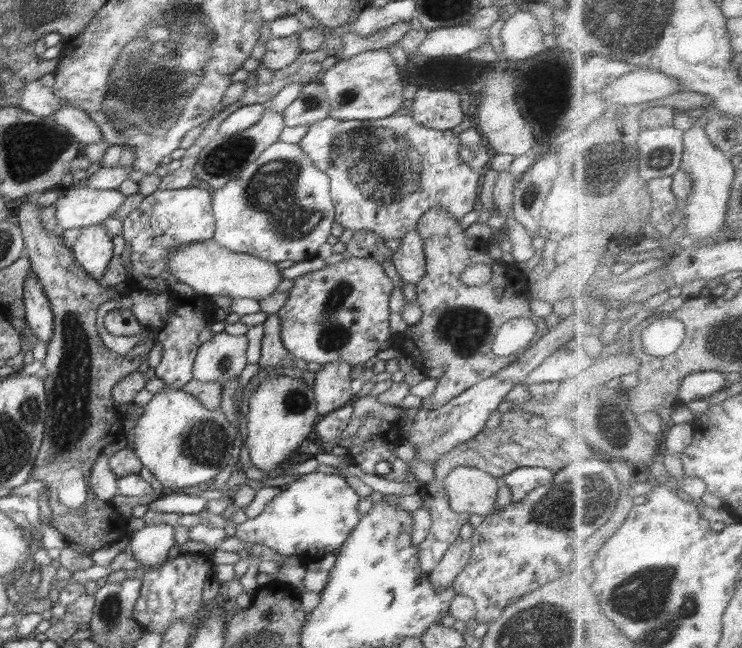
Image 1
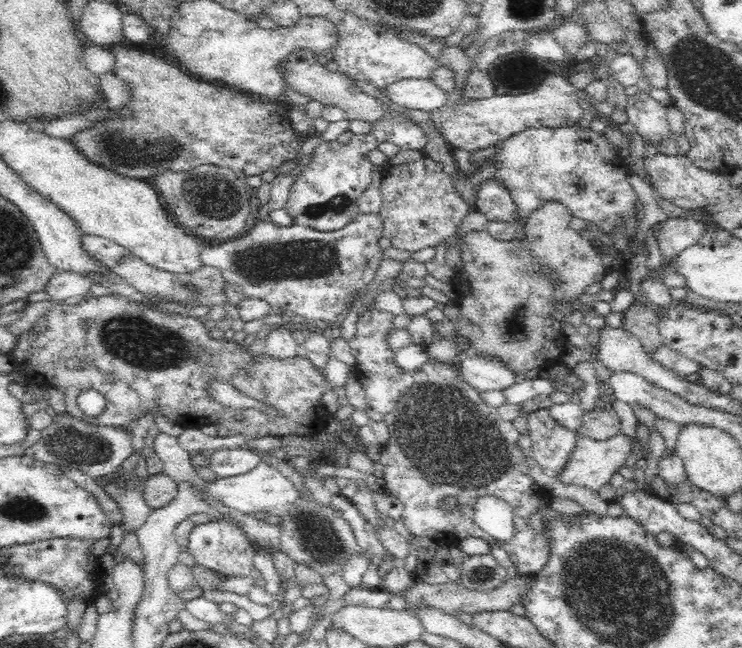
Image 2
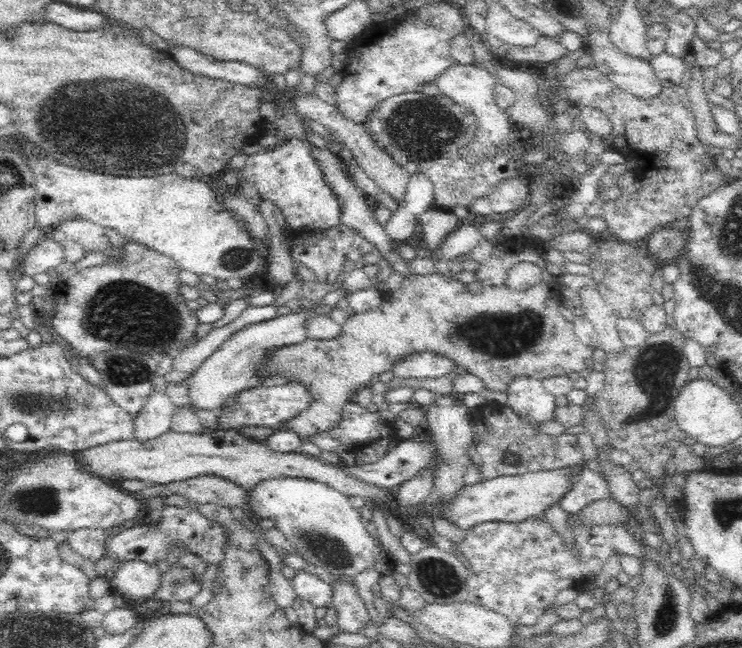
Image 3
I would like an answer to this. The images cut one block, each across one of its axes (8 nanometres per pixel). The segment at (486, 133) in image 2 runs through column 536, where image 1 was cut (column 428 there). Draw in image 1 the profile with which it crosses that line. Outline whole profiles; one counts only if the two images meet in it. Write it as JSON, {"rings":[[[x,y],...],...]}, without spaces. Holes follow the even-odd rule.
{"rings":[[[419,88],[414,95],[412,118],[426,128],[451,131],[469,114],[462,113],[462,97],[457,91]]]}

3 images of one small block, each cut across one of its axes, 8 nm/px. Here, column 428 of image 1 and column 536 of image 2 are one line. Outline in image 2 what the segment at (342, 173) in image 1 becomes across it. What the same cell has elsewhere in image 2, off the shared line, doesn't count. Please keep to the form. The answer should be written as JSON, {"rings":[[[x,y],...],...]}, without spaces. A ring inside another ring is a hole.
{"rings":[[[577,124],[560,126],[560,128],[526,128],[522,132],[516,132],[503,140],[501,149],[489,158],[496,165],[494,177],[504,184],[512,196],[516,206],[516,222],[500,222],[489,220],[485,230],[493,239],[508,241],[522,236],[522,229],[527,223],[527,218],[534,210],[544,206],[546,202],[558,202],[568,207],[572,216],[582,218],[586,224],[592,223],[599,228],[599,234],[604,232],[611,236],[616,222],[625,222],[625,236],[630,242],[637,232],[640,222],[634,217],[638,200],[637,194],[628,181],[630,166],[626,165],[616,147],[604,137],[592,129],[580,127]]]}

